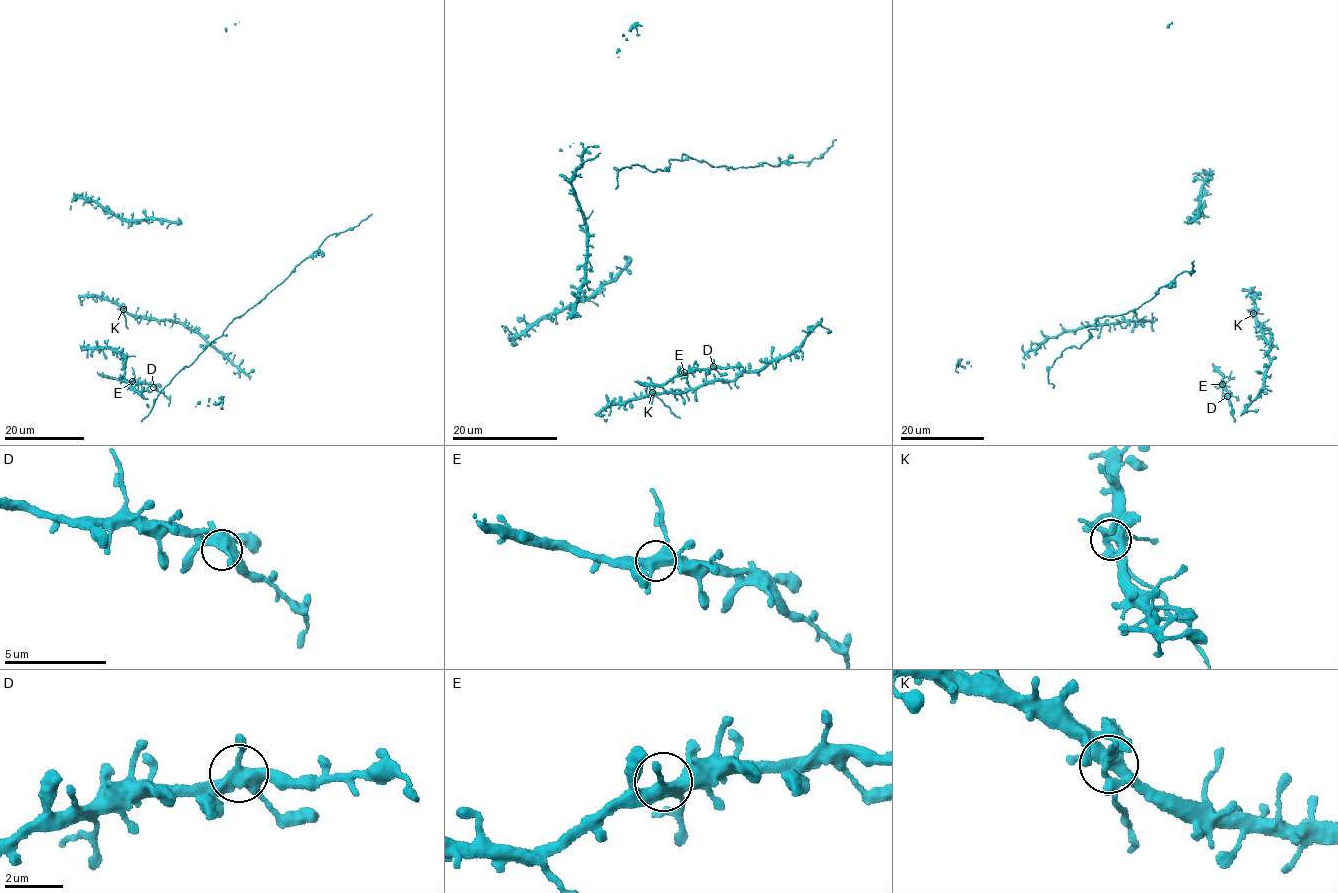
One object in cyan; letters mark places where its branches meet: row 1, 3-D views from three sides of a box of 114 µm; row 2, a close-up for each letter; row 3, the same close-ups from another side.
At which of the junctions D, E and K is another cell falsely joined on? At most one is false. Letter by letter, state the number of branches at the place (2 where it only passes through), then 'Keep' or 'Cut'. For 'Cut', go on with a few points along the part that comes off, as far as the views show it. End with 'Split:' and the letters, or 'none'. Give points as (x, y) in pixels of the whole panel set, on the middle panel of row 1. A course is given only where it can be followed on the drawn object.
D: Branches: 5. Keep
E: Branches: 5. Keep
K: Branches: 5. Cut. Course of the part to remove: (652, 392), (681, 418)
Split: K

